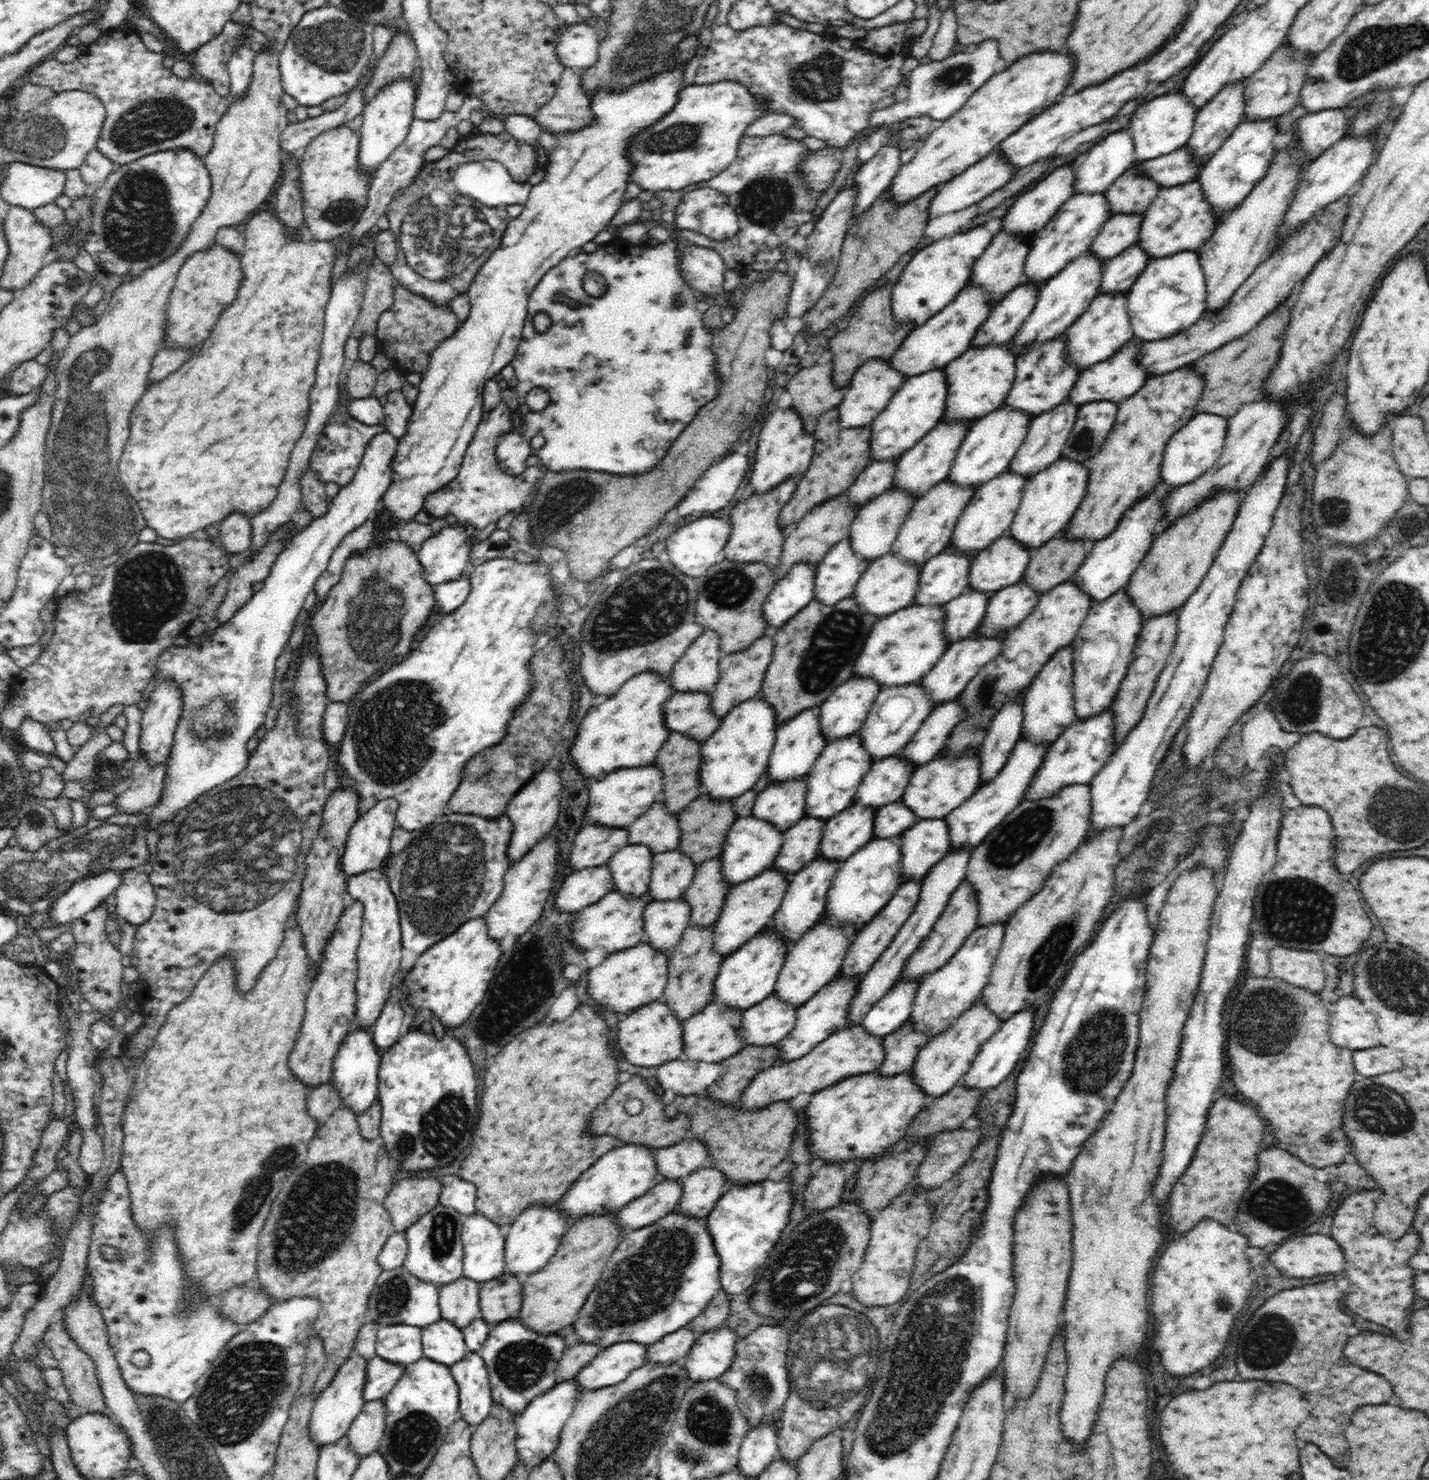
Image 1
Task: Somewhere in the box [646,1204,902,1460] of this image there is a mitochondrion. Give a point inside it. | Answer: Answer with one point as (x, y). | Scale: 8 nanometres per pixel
(830, 1373)

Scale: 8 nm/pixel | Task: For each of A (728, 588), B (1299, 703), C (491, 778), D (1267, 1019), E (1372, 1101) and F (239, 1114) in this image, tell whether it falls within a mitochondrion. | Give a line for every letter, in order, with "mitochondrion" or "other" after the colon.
A: mitochondrion
B: mitochondrion
C: mitochondrion
D: mitochondrion
E: mitochondrion
F: other

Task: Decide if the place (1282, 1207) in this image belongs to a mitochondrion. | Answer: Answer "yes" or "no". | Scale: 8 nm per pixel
yes

